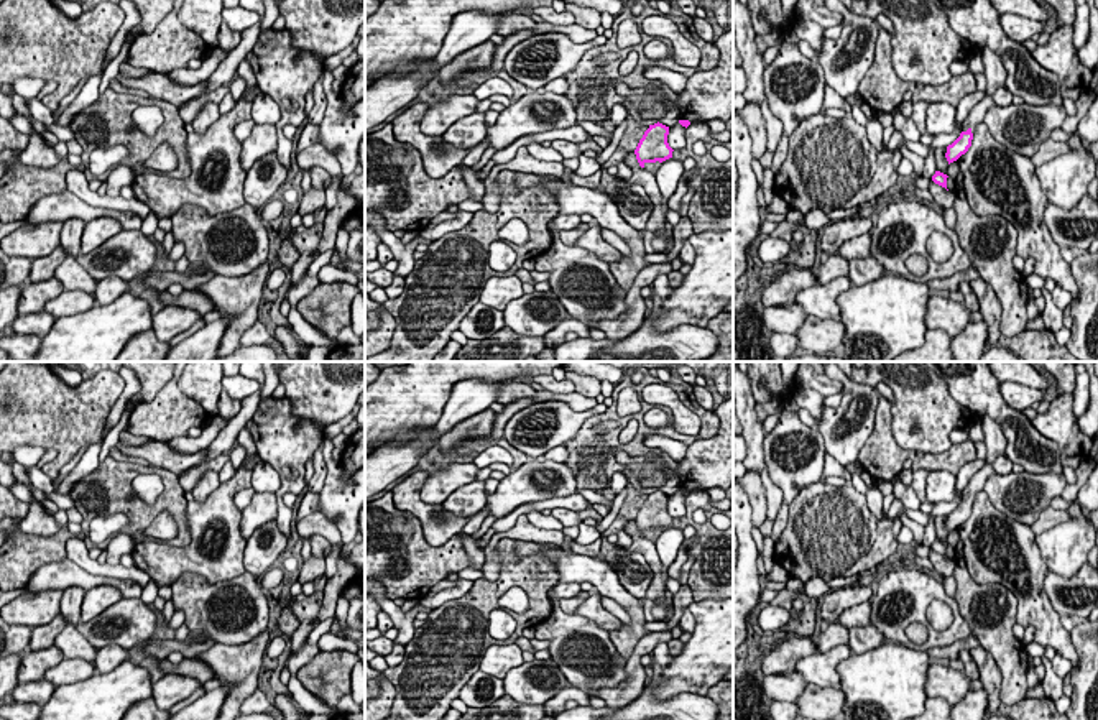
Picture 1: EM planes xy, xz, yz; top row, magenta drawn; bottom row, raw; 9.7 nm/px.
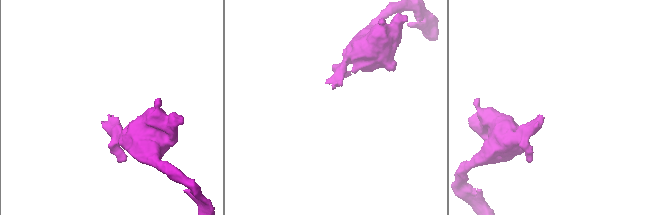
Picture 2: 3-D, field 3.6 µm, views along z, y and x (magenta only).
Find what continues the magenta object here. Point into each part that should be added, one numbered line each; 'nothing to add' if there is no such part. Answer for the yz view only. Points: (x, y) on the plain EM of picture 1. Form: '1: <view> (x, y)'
1: yz (995, 441)

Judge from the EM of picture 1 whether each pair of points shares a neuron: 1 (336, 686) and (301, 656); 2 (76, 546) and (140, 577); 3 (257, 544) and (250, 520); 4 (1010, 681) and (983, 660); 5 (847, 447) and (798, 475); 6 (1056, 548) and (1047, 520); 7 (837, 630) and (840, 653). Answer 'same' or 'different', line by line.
1: different
2: same
3: different
4: different
5: different
6: different
7: different

